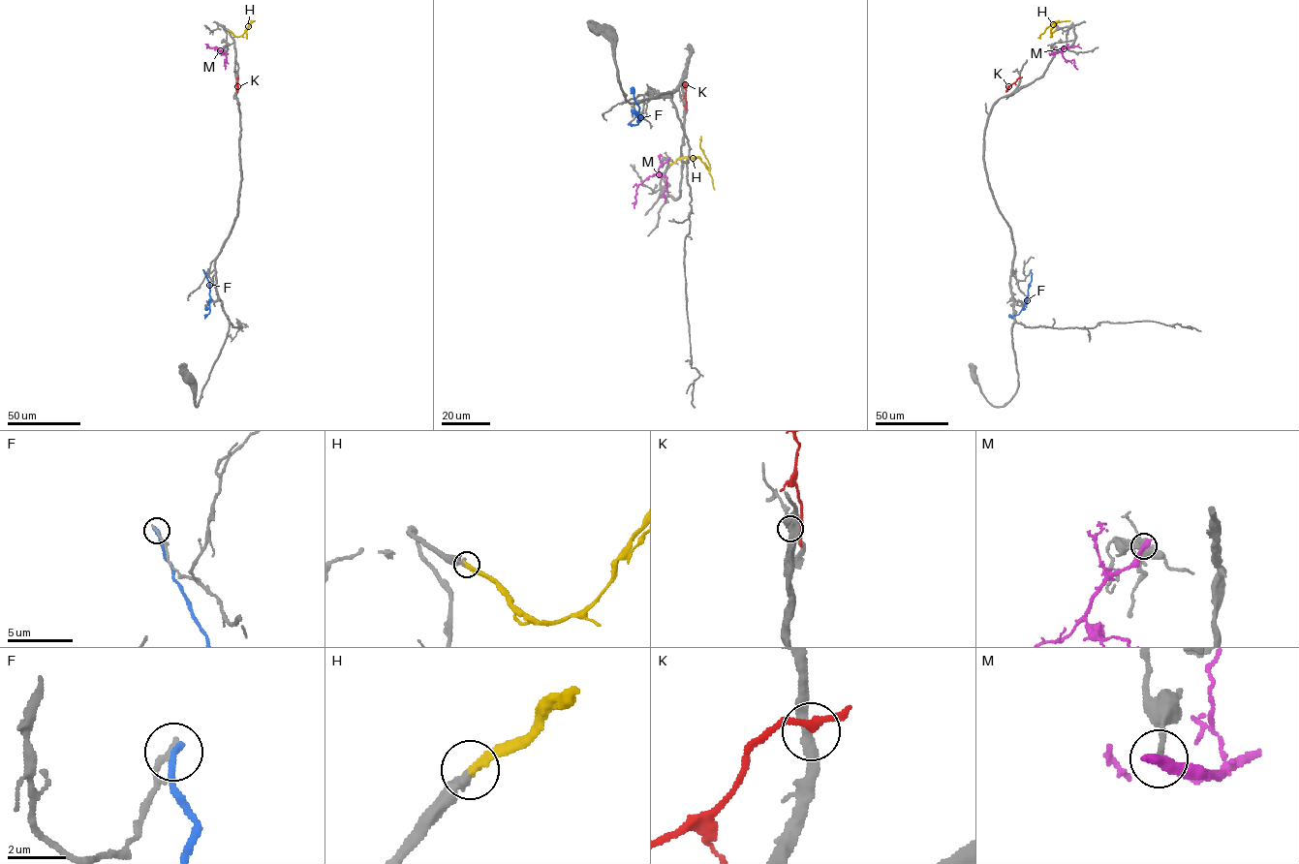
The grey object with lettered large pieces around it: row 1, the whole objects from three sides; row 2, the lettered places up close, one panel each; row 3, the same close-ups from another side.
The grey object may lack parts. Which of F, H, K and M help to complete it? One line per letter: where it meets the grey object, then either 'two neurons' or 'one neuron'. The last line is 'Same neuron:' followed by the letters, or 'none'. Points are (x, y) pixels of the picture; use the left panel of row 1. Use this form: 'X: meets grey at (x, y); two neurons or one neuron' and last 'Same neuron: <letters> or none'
F: meets grey at (203, 270); two neurons
H: meets grey at (229, 30); one neuron
K: meets grey at (236, 78); two neurons
M: meets grey at (227, 53); two neurons
Same neuron: H

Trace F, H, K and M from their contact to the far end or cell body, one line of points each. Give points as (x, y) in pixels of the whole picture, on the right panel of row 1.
F: (1031, 270), (1027, 302), (1018, 314), (1008, 316)
H: (1055, 30), (1051, 36), (1056, 21), (1037, 38)
K: (1020, 77), (1005, 91)
M: (1051, 53), (1060, 51), (1066, 60), (1073, 59), (1077, 69)

